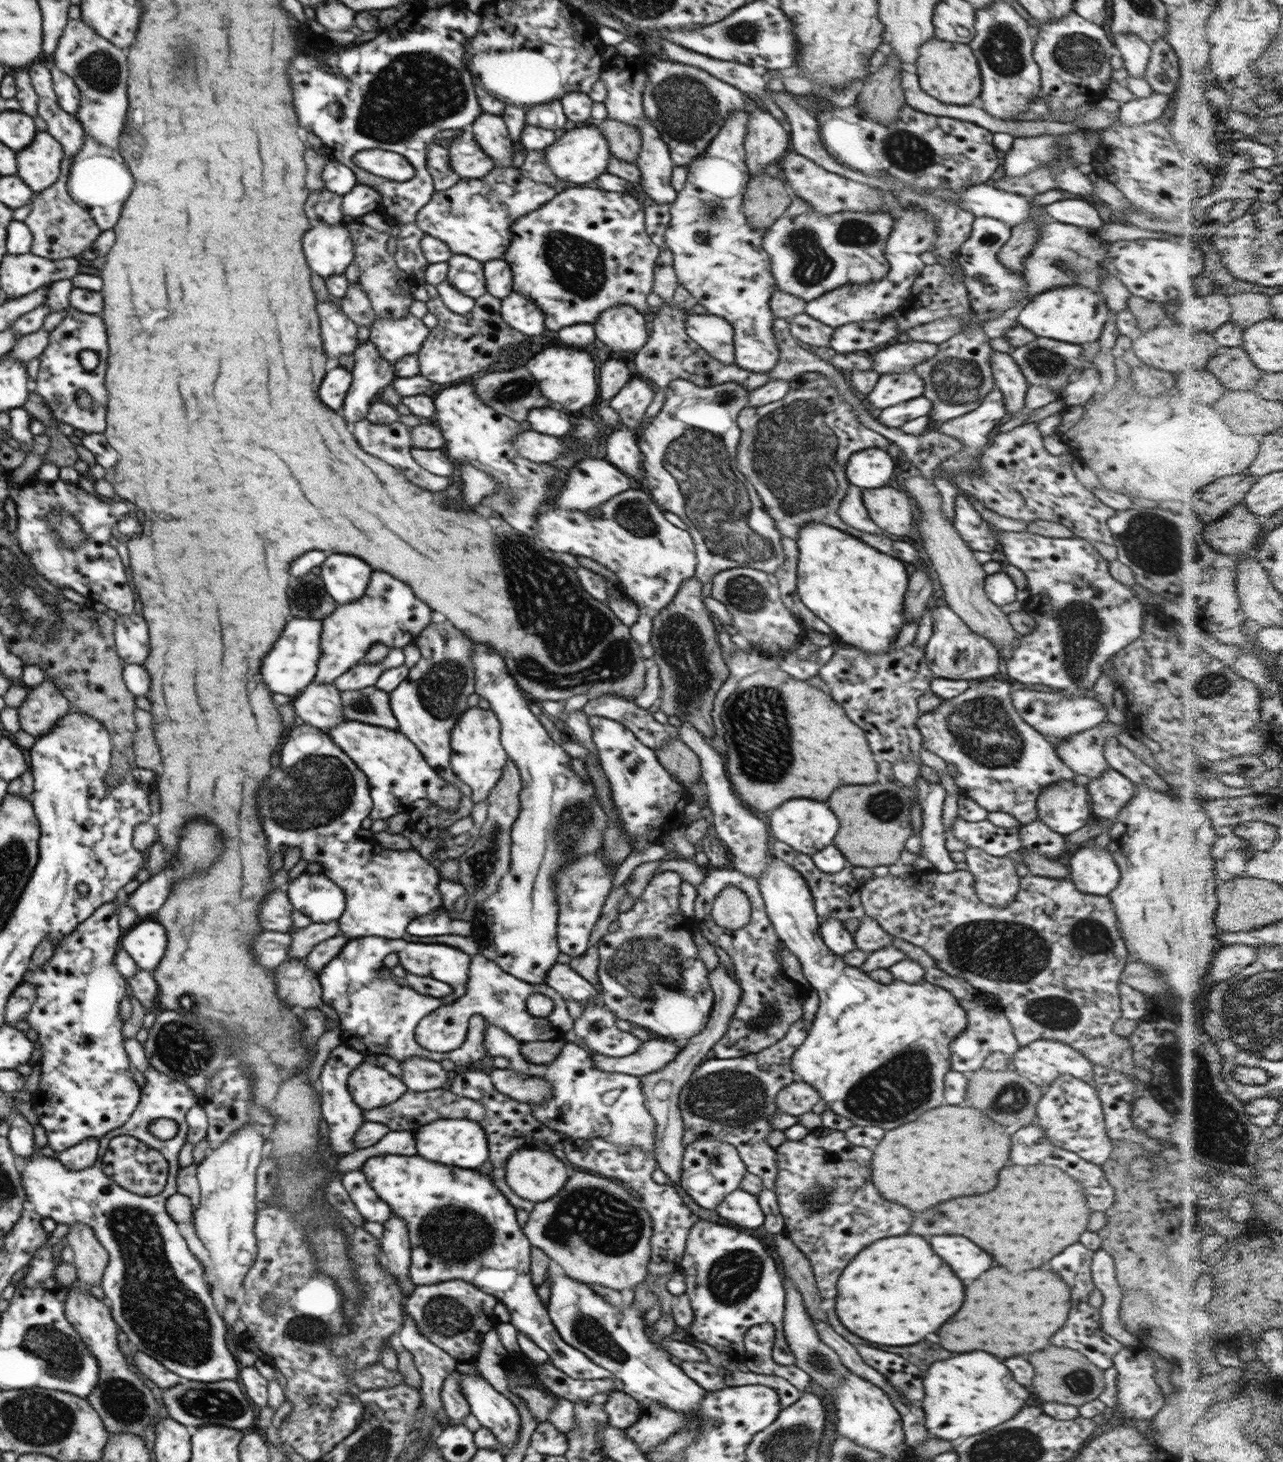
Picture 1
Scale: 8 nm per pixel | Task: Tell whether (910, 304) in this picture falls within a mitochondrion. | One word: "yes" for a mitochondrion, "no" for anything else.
no

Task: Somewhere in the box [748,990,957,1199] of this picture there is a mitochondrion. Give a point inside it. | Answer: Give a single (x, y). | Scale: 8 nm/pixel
(902, 1084)

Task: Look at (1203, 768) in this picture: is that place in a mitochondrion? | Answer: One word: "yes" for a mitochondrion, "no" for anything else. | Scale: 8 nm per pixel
no

